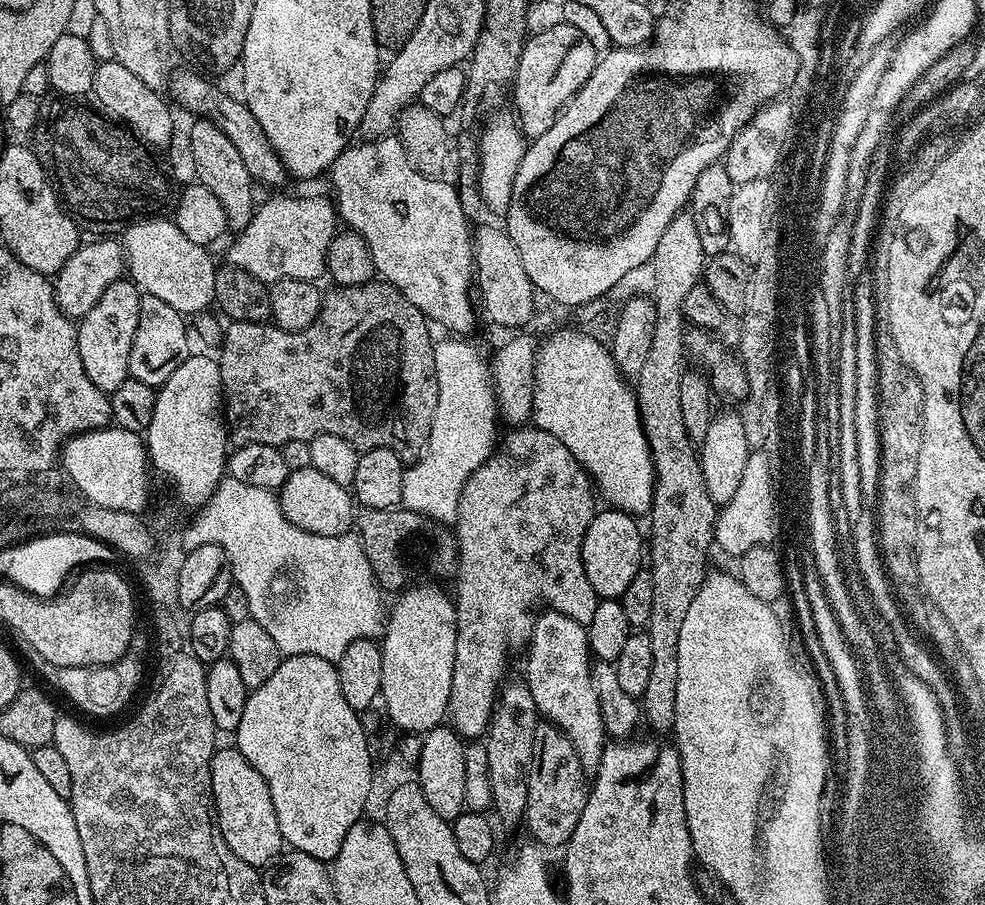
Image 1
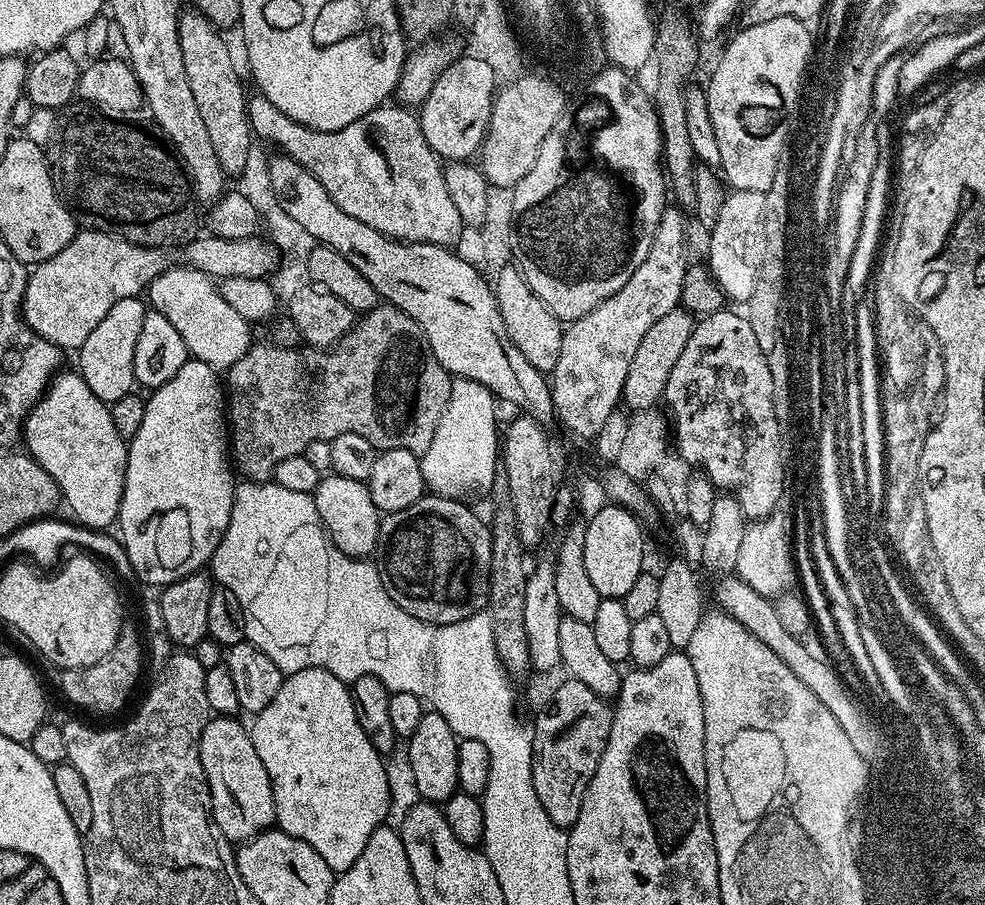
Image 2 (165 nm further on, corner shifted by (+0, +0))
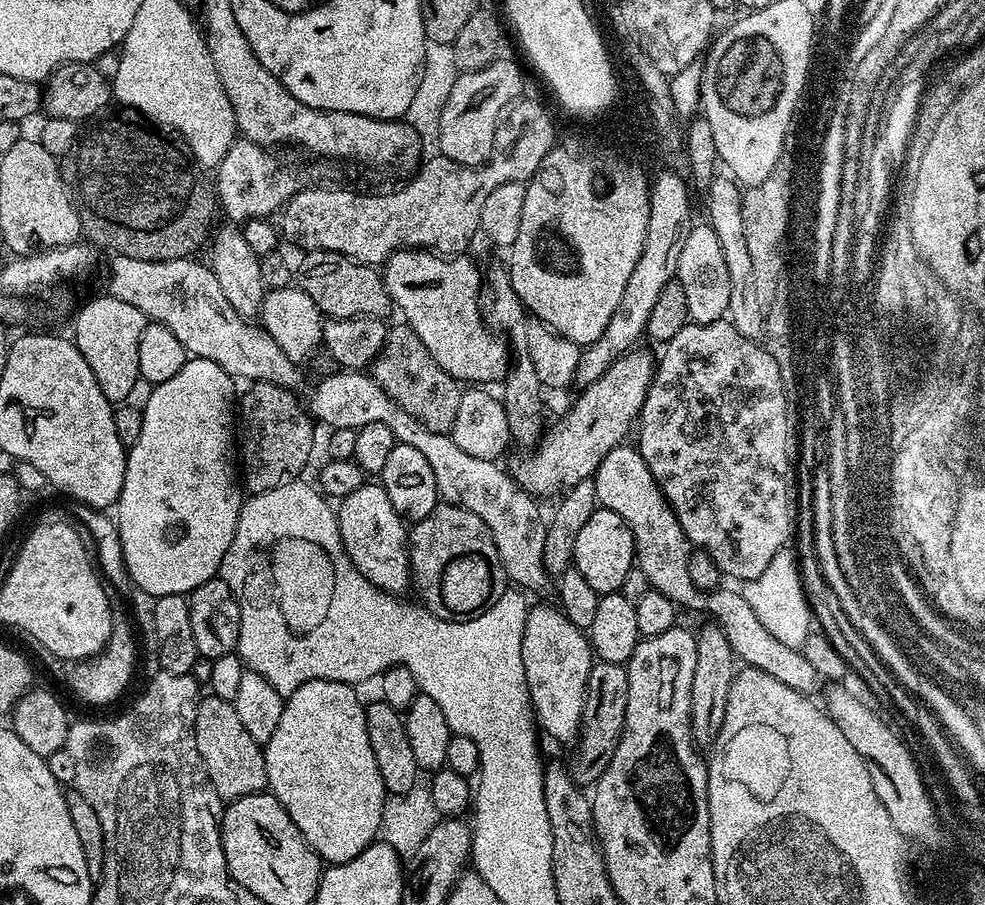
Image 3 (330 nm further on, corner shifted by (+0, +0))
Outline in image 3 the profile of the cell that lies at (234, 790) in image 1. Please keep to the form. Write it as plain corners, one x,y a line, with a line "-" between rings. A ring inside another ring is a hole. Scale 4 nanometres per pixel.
205,695
196,707
194,734
198,742
198,754
202,754
202,762
208,771
208,781
214,786
221,801
231,802
268,788
263,747
254,738
250,738
246,726
242,726
233,701

